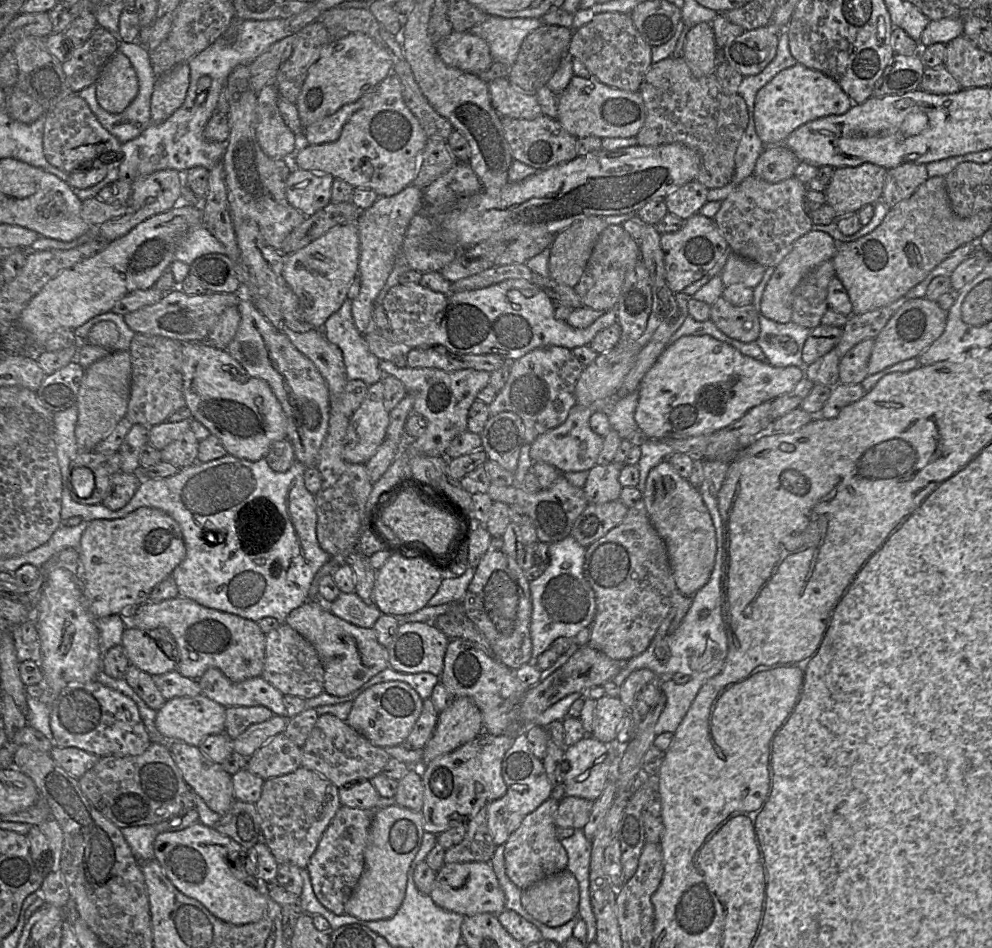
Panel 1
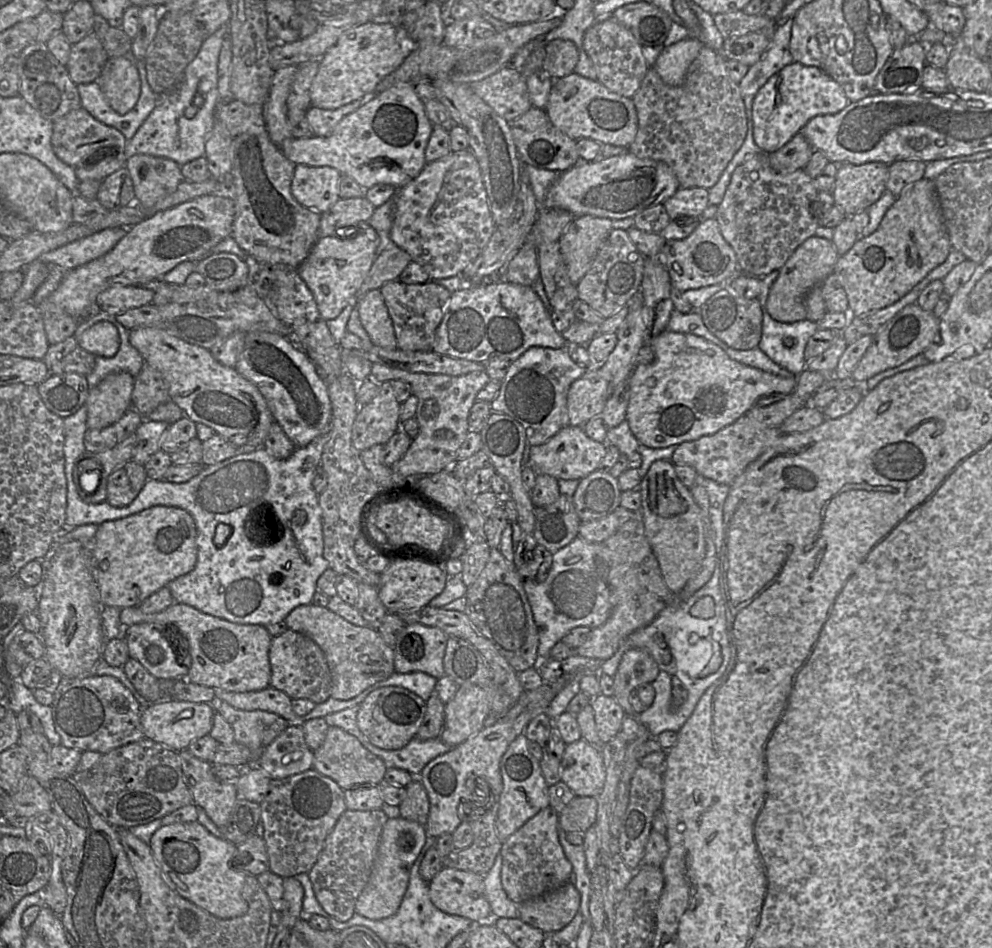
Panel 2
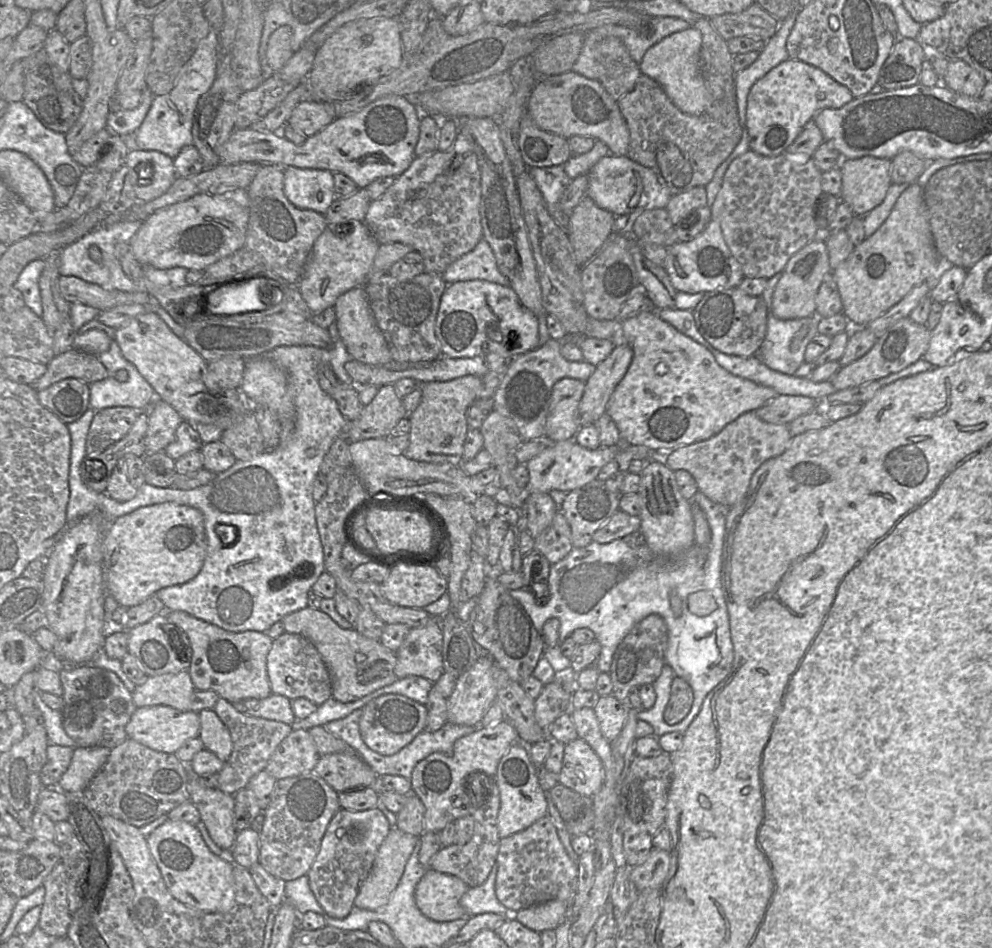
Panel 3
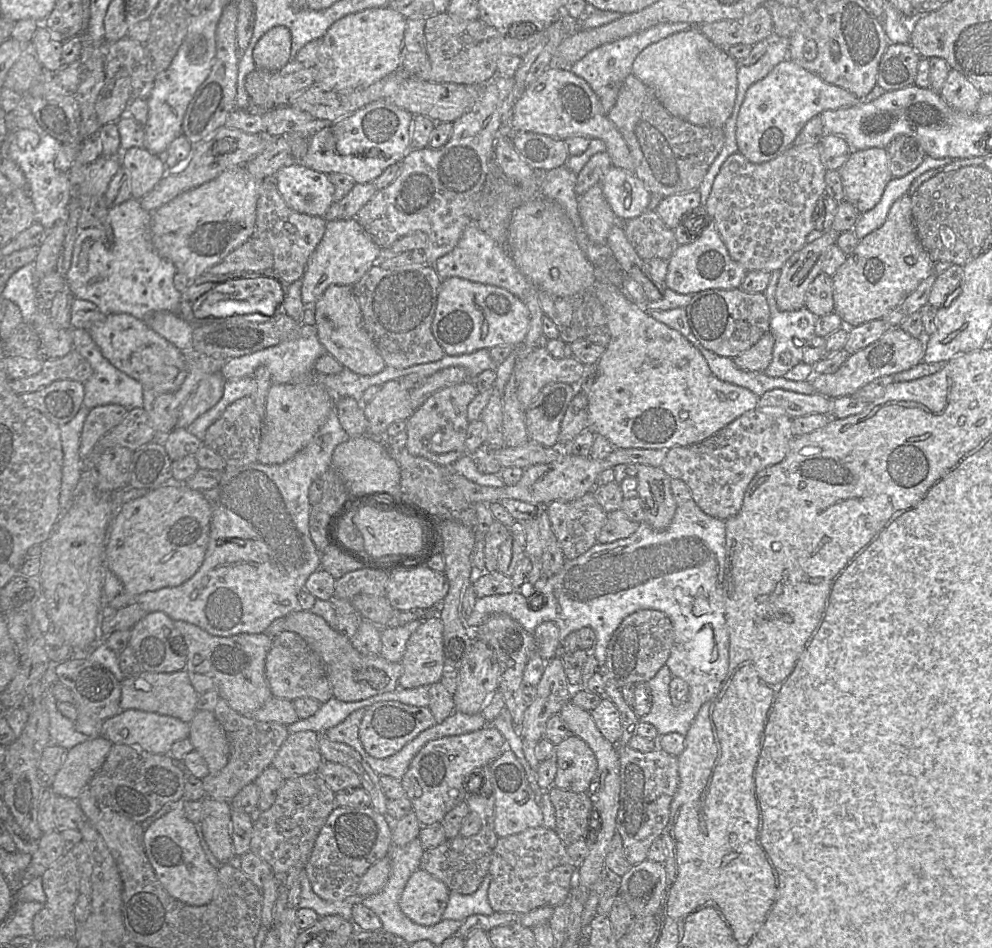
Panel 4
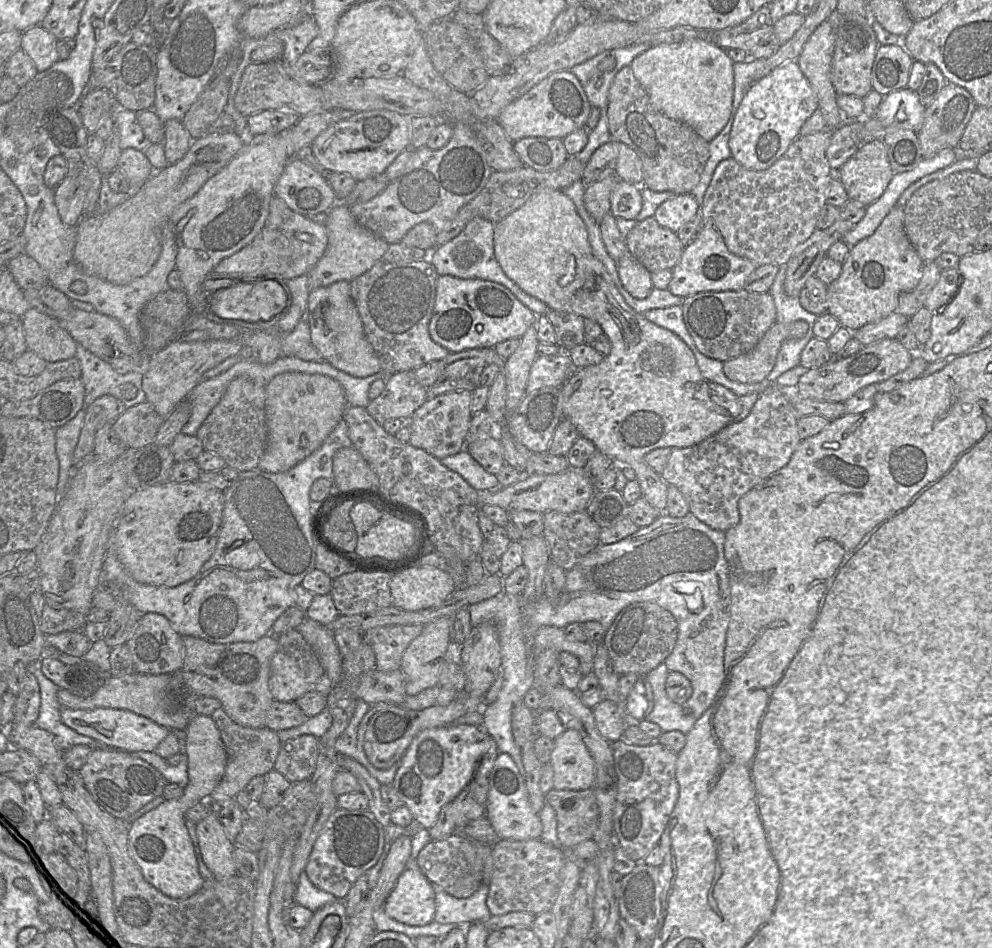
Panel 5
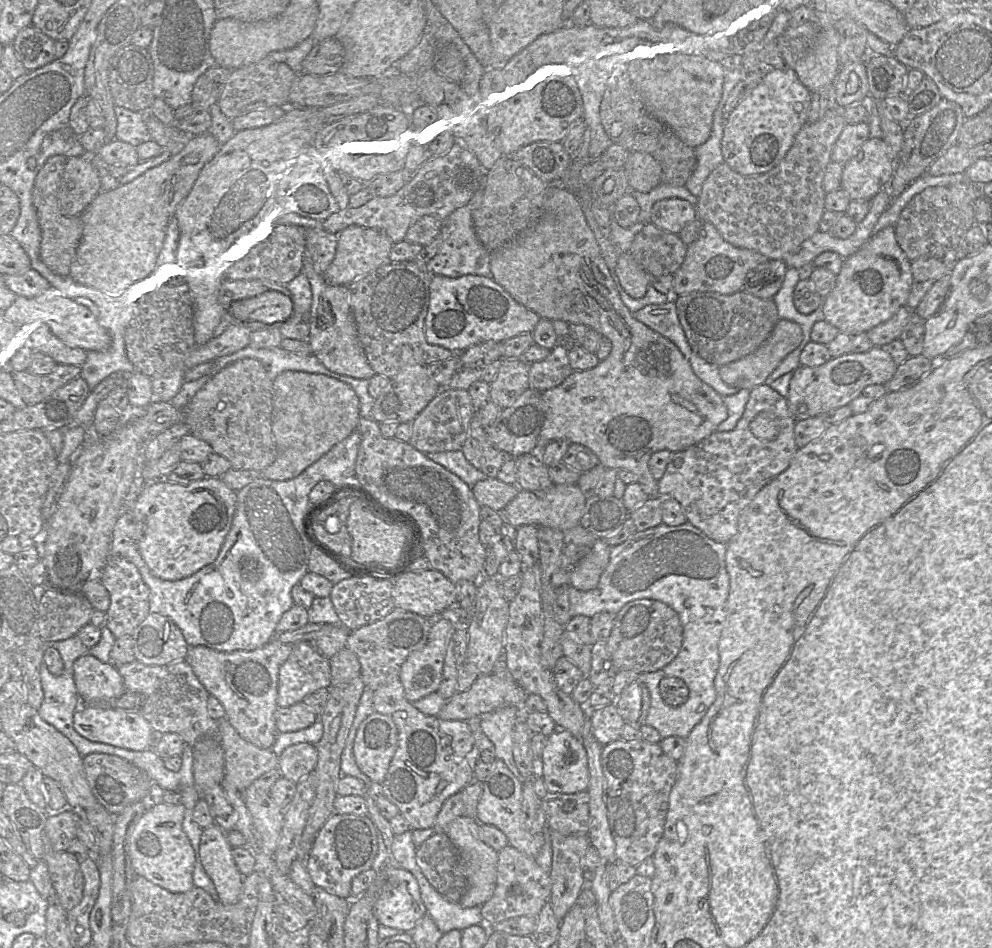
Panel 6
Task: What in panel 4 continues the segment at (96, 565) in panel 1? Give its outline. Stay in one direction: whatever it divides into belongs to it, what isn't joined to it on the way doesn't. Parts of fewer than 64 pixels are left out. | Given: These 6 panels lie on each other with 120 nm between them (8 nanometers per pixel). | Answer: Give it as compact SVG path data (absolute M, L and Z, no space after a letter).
M168 483L122 505L114 514L105 548L105 565L122 583L122 592L109 602L119 610L135 603L136 597L166 587L176 587L200 568L209 543L212 509L203 493L185 484Z

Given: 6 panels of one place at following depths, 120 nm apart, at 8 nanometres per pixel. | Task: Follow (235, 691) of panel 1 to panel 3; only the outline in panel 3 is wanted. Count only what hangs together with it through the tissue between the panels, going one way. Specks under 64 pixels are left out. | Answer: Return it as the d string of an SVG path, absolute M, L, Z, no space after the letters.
M271 693L264 699L243 699L232 704L240 713L291 725L296 720L291 702L284 696Z

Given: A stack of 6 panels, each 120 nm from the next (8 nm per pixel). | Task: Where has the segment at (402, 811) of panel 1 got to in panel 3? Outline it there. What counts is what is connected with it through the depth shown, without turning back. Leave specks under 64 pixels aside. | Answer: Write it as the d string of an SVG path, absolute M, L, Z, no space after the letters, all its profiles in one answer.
M397 827L391 828L379 847L370 873L360 887L354 906L376 910L388 903L419 838Z

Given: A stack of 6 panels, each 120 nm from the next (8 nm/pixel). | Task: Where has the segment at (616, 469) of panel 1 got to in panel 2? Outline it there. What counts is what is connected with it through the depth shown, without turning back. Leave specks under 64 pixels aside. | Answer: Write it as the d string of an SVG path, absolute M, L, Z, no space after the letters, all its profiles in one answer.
M597 469L585 478L572 495L576 513L581 522L604 518L620 506L622 491L618 478Z

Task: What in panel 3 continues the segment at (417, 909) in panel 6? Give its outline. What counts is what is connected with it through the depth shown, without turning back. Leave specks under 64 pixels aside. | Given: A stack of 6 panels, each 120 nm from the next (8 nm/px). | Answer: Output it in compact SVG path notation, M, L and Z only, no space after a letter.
M427 868L415 890L416 905L423 915L438 922L468 917L460 899L469 888L454 875Z

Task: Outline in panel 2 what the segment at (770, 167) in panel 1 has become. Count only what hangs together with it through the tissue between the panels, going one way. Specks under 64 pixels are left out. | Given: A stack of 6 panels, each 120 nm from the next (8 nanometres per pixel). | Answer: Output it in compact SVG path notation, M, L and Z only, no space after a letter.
M798 132L779 150L768 154L771 168L777 173L787 174L804 169L814 149L801 132Z

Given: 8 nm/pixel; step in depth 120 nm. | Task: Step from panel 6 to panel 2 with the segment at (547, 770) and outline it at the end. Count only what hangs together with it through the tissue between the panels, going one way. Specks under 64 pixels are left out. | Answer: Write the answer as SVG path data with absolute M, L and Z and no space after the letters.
M584 739L568 744L561 759L560 776L575 796L598 797L606 780L602 749Z

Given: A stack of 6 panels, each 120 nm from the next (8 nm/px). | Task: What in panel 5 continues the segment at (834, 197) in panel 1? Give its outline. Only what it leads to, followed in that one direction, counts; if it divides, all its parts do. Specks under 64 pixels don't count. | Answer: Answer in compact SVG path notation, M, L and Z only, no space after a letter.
M881 138L863 142L835 172L849 200L865 207L879 199L894 174Z

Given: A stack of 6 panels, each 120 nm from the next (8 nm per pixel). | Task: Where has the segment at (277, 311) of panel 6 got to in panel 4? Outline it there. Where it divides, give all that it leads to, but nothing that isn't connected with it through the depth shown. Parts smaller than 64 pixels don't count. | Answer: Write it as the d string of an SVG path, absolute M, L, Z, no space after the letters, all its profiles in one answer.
M274 277L236 278L217 283L211 290L201 295L193 306L200 311L204 307L202 315L207 315L207 318L226 318L252 313L271 317L274 308L283 297L282 285Z

